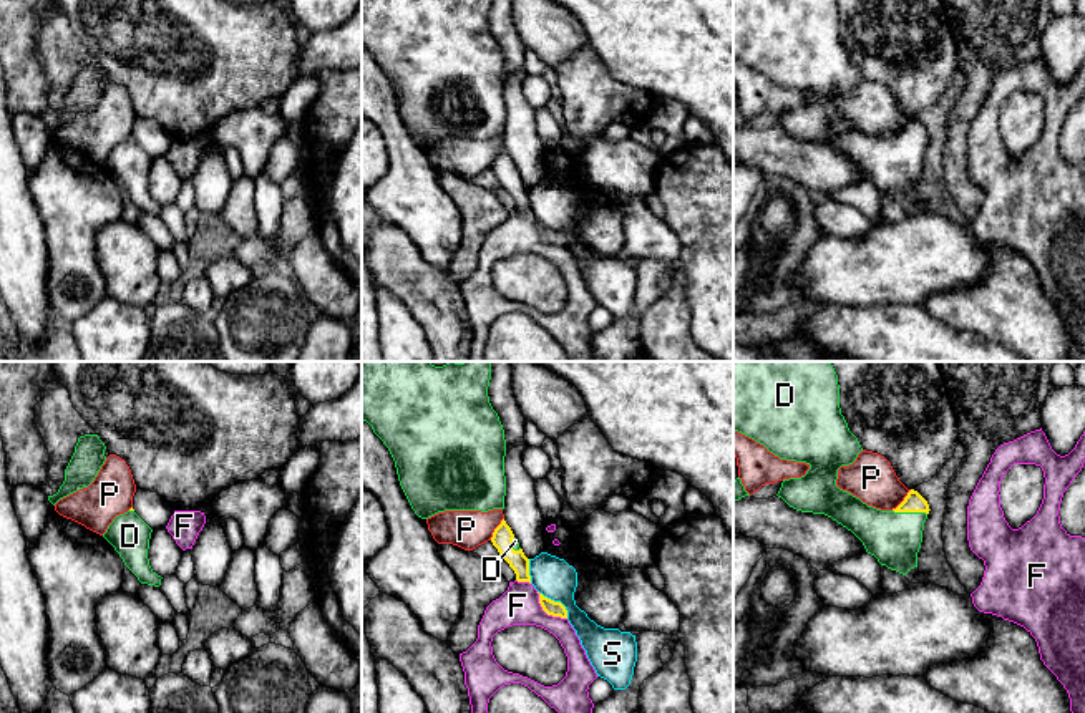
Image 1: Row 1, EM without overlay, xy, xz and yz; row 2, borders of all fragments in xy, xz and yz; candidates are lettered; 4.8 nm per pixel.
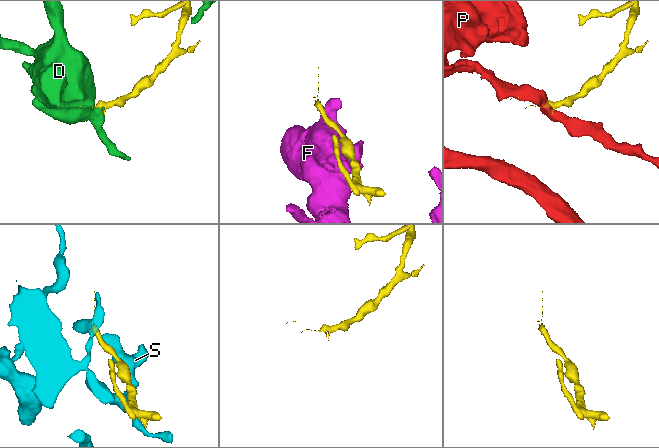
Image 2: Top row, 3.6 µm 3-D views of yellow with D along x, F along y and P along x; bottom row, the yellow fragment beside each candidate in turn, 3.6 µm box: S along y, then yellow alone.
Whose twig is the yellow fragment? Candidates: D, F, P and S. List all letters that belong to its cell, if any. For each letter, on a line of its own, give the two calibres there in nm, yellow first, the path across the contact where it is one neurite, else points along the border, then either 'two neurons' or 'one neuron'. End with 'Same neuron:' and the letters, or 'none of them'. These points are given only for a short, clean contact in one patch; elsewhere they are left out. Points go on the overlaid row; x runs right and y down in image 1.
D: 100/260 nm | one neuron
F: 80/190 nm | two neurons
P: 100/220 nm | two neurons
S: 80/200 nm | two neurons
Same neuron: D

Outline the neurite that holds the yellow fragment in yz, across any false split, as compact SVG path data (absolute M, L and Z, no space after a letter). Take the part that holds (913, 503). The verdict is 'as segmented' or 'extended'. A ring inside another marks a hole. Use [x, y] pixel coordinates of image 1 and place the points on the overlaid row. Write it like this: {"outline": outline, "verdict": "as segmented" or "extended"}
{"outline": "M733 361L733 429L763 444L780 459L810 466L805 476L781 483L776 496L790 507L831 517L851 531L863 542L866 552L891 570L906 575L917 567L924 522L931 511L927 501L911 489L896 509L881 511L836 486L838 469L853 464L863 448L841 415L838 375L830 361Z", "verdict": "extended"}

